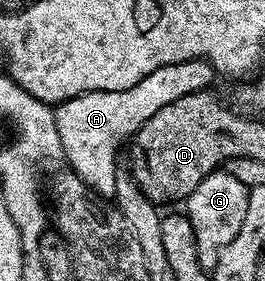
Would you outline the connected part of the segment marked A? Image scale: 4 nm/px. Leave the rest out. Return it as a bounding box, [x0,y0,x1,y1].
[54,58,216,199]

